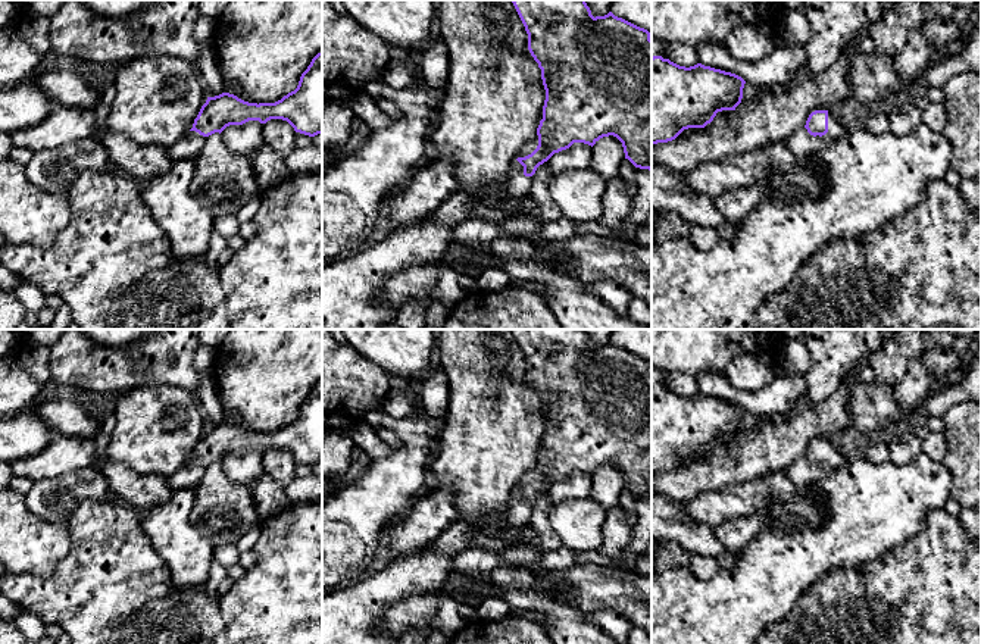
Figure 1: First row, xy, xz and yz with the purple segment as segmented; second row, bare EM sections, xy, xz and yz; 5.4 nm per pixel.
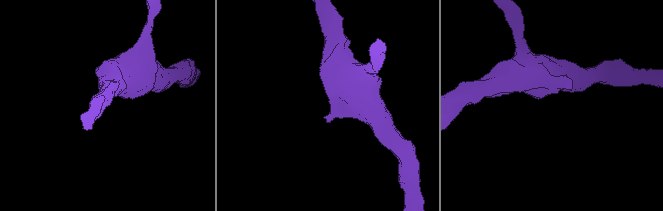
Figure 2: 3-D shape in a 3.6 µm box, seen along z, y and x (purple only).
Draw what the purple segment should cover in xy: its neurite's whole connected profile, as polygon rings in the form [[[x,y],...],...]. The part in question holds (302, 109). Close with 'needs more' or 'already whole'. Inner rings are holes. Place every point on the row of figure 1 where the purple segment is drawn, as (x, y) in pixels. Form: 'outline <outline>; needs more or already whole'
outline [[[322,51],[302,74],[297,88],[275,103],[249,103],[229,93],[207,97],[193,128],[166,150],[175,162],[196,160],[209,135],[221,134],[229,125],[271,119],[287,121],[296,132],[309,137],[322,134]]]; needs more

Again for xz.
outline [[[512,0],[528,34],[528,50],[541,69],[546,90],[543,119],[535,137],[519,151],[510,165],[504,182],[490,182],[482,194],[456,190],[440,203],[425,221],[390,231],[379,243],[368,244],[360,253],[322,265],[322,329],[378,329],[396,318],[379,297],[385,281],[397,271],[412,265],[427,265],[440,260],[452,240],[453,229],[472,218],[484,198],[524,197],[528,194],[537,168],[554,153],[569,149],[574,143],[594,146],[600,138],[613,135],[624,147],[625,159],[635,168],[652,172],[652,38],[650,32],[609,12],[593,16],[585,0]]]; needs more

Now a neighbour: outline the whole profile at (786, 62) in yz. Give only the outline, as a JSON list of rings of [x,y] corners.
[[[778,40],[774,50],[759,62],[734,59],[724,43],[699,43],[694,46],[699,63],[741,76],[746,82],[769,87],[787,87],[807,69],[803,46]]]

